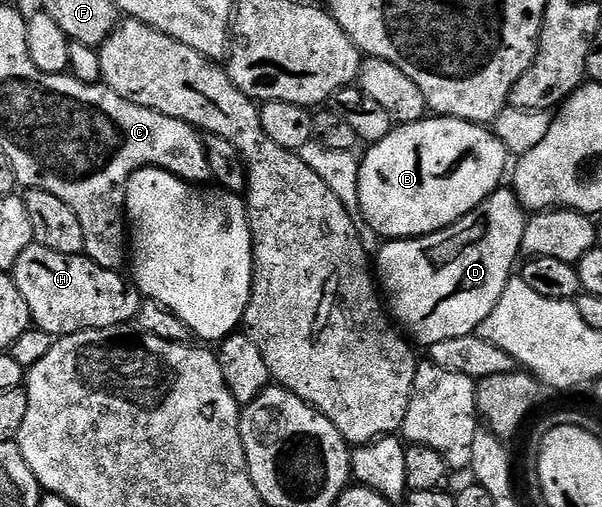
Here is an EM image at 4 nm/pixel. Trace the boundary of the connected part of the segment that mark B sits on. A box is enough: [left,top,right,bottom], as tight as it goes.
[358,117,510,241]

